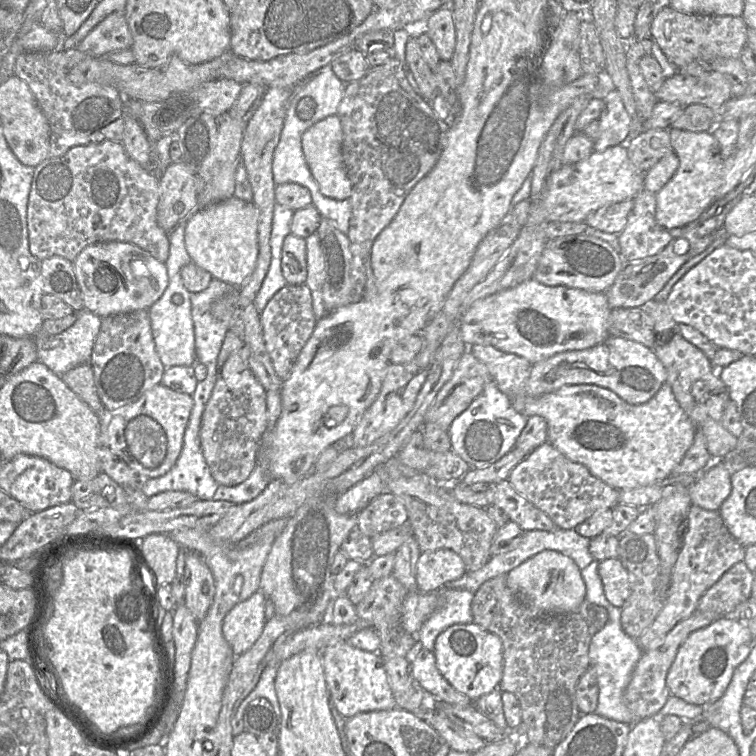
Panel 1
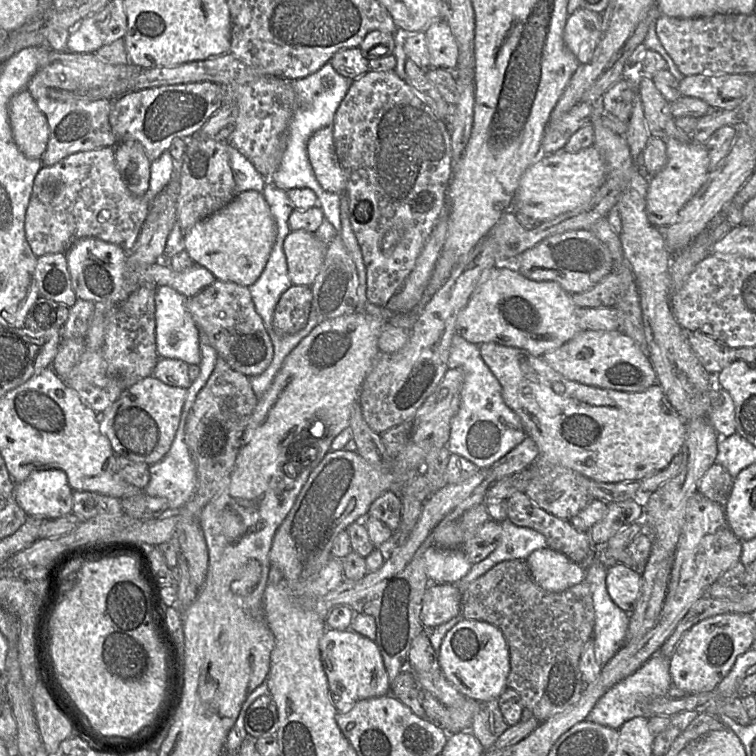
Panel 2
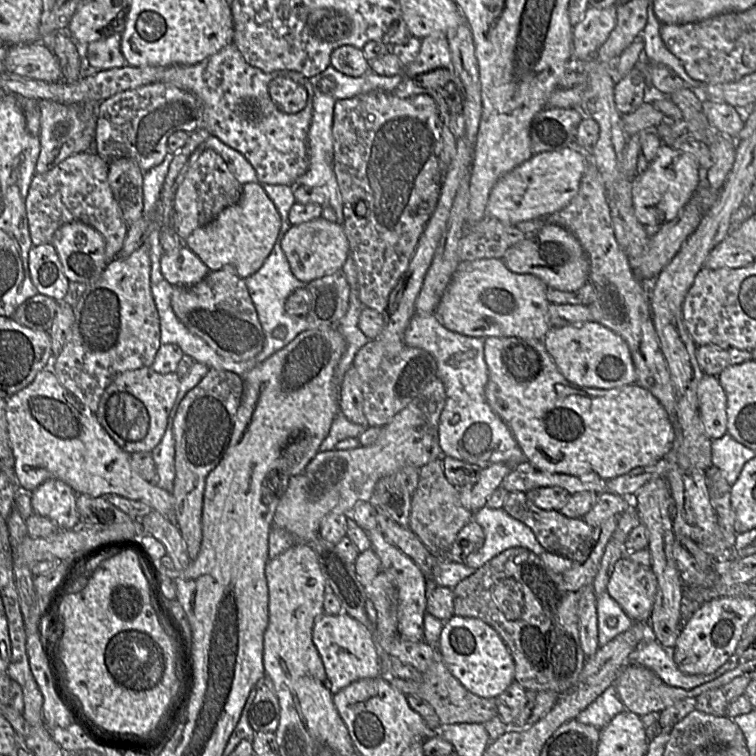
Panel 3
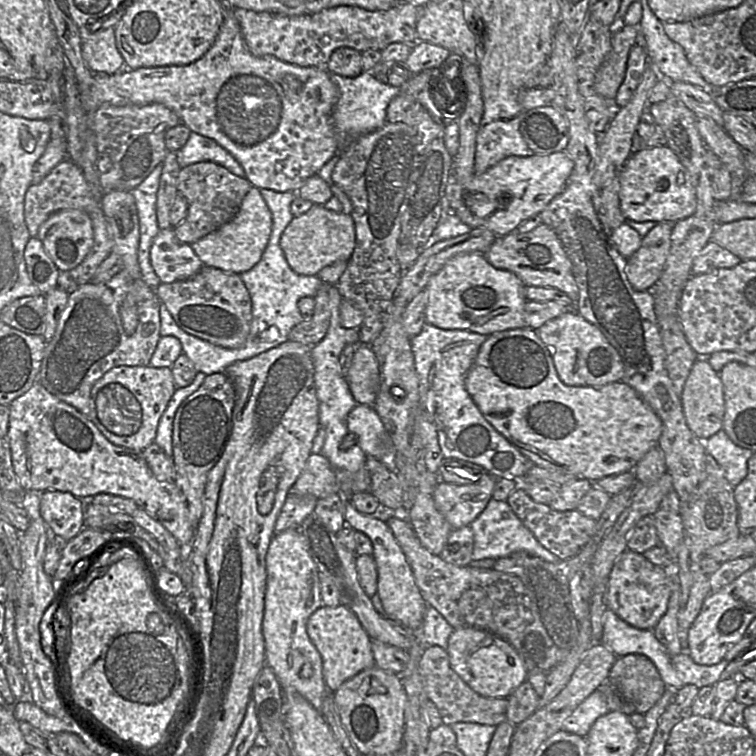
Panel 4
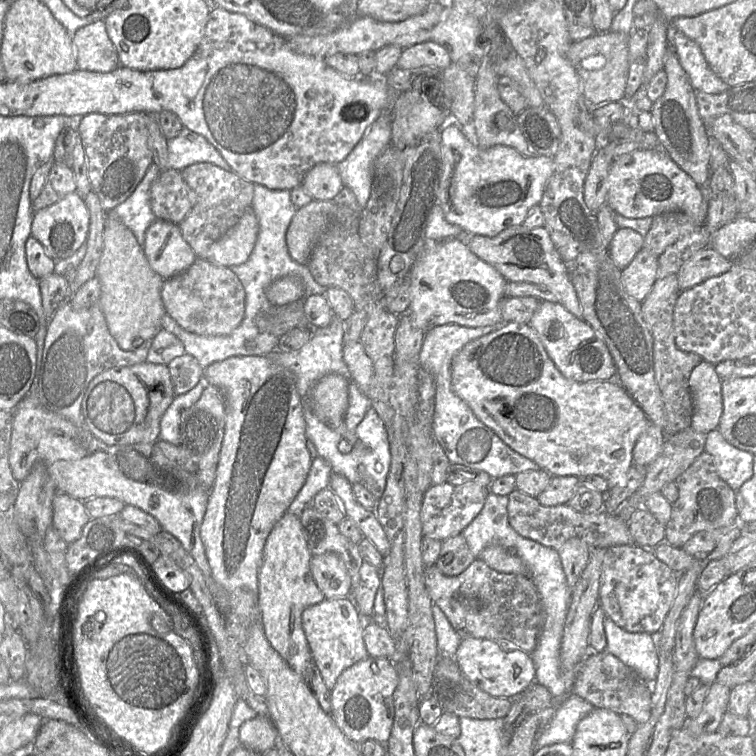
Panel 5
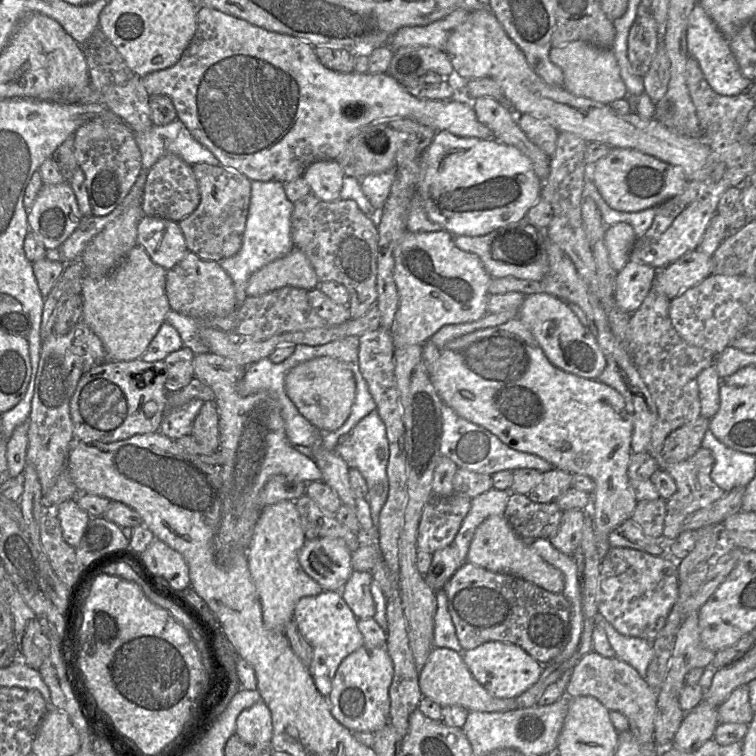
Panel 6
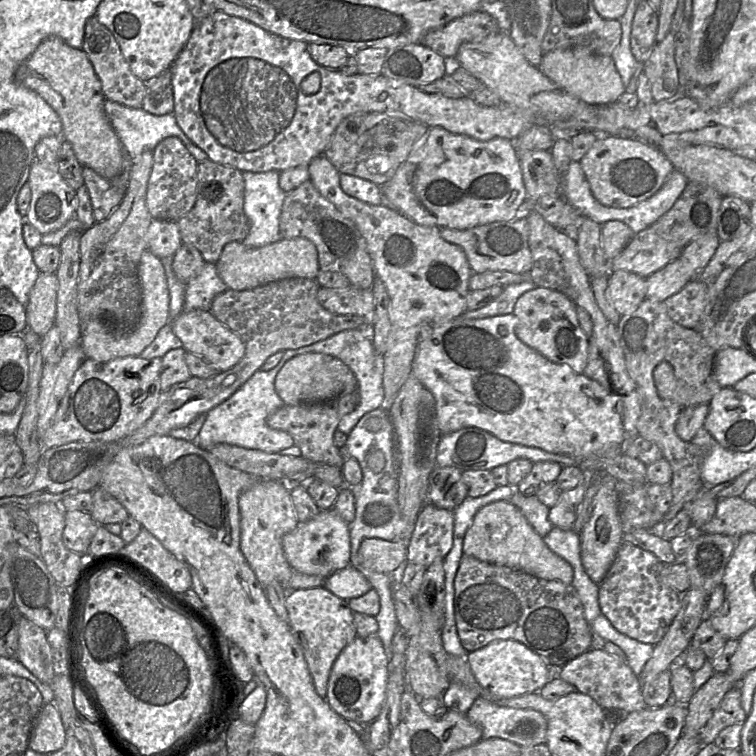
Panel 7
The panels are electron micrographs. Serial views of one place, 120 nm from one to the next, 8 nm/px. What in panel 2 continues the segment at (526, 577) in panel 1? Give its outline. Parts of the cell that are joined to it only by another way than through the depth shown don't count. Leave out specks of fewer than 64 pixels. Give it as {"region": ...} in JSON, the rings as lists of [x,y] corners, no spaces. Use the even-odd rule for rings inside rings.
{"region":[[[549,547],[534,551],[526,564],[533,580],[549,592],[564,591],[585,579],[581,565]]]}

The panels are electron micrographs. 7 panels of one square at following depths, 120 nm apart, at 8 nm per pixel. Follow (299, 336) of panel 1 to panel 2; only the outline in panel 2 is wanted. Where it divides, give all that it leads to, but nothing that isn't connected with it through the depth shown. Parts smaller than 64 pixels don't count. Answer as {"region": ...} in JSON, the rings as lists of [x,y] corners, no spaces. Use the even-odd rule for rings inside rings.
{"region":[[[292,285],[280,297],[273,315],[273,327],[280,335],[291,335],[302,330],[312,307],[309,286]]]}

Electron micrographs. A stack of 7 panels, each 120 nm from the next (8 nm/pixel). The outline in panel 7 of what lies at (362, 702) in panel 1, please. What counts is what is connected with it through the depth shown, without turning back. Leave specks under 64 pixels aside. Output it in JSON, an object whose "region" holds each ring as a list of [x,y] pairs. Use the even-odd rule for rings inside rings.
{"region":[[[324,586],[288,592],[286,608],[289,625],[298,637],[315,690],[320,697],[326,699],[329,675],[337,657],[358,636],[354,612],[347,601],[334,595]]]}

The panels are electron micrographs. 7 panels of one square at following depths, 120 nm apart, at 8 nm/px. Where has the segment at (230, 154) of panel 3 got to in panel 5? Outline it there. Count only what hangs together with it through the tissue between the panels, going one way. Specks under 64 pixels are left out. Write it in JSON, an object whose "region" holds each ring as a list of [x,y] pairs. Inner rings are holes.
{"region":[[[183,127],[177,137],[168,140],[168,168],[182,171],[195,163],[212,163],[234,172],[211,142],[201,134]]]}

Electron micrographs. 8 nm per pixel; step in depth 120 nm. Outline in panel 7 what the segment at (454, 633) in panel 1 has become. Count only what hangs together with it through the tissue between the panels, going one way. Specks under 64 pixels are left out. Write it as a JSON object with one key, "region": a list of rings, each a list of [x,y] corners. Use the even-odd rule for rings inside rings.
{"region":[[[515,640],[492,642],[469,652],[467,660],[479,684],[497,697],[508,699],[536,693],[548,683],[549,665],[541,656]]]}

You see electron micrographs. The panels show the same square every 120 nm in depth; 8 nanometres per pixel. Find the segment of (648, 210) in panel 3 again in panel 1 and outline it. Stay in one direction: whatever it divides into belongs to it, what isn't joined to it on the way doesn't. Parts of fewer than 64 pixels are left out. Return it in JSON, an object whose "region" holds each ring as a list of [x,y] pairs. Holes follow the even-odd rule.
{"region":[[[670,127],[670,143],[679,166],[671,179],[656,193],[656,220],[666,229],[683,227],[696,220],[715,200],[723,183],[723,159],[711,132],[690,132]]]}

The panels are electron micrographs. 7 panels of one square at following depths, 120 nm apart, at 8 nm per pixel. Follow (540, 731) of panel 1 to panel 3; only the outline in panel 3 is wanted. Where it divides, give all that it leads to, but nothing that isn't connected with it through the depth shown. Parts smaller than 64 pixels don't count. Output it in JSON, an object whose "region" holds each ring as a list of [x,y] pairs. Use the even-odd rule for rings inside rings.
{"region":[[[614,515],[603,521],[599,526],[594,528],[594,536],[593,536],[593,546],[592,550],[590,552],[589,557],[585,562],[579,563],[574,562],[572,567],[568,569],[567,571],[563,573],[556,573],[553,570],[551,570],[542,560],[541,558],[526,548],[521,547],[515,547],[508,549],[498,556],[494,557],[492,560],[490,560],[488,563],[486,563],[484,566],[482,566],[480,569],[478,569],[474,574],[472,574],[470,577],[466,578],[462,582],[460,582],[454,589],[454,615],[456,616],[462,616],[462,617],[472,617],[472,618],[478,618],[482,620],[483,622],[490,625],[502,638],[506,646],[508,647],[508,650],[514,660],[515,664],[515,682],[520,684],[526,691],[532,690],[536,692],[544,691],[544,690],[551,690],[557,692],[559,695],[563,695],[564,693],[569,692],[570,690],[574,689],[578,683],[579,675],[583,669],[586,656],[582,650],[581,642],[580,642],[580,635],[579,635],[579,627],[578,627],[578,599],[581,591],[583,588],[587,586],[591,586],[599,569],[600,564],[606,549],[607,544],[609,543],[610,539],[613,537],[614,532],[617,529],[618,521],[619,521],[620,515]],[[503,579],[514,579],[520,586],[520,589],[523,594],[523,607],[522,607],[522,616],[519,619],[516,620],[508,620],[504,613],[499,609],[497,606],[494,598],[493,598],[493,589],[494,585]]]}

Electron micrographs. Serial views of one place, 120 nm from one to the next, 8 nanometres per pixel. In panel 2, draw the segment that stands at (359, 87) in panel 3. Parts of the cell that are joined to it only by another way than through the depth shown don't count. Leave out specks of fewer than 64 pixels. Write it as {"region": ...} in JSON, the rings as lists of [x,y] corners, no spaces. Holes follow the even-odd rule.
{"region":[[[331,63],[304,78],[292,80],[295,93],[294,113],[290,120],[285,149],[277,170],[268,179],[277,188],[288,191],[295,188],[310,188],[317,196],[318,205],[327,219],[339,232],[341,194],[324,190],[316,179],[307,155],[307,142],[311,135],[324,127],[332,126],[335,112],[346,95],[353,80],[340,75]]]}

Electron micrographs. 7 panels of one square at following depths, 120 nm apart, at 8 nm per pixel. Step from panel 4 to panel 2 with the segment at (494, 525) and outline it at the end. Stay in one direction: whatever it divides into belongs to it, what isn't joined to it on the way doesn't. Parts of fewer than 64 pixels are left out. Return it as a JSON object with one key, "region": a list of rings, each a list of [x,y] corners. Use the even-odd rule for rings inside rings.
{"region":[[[508,518],[501,523],[501,539],[496,549],[484,560],[472,564],[467,575],[456,585],[462,591],[496,564],[507,560],[526,560],[534,551],[547,547],[538,531],[514,525]]]}

